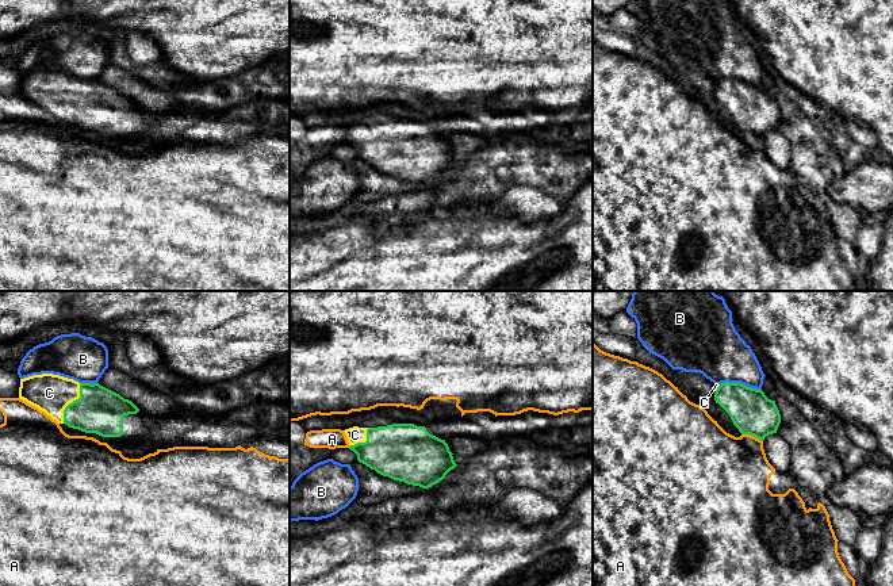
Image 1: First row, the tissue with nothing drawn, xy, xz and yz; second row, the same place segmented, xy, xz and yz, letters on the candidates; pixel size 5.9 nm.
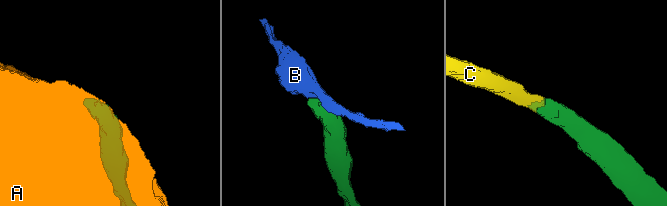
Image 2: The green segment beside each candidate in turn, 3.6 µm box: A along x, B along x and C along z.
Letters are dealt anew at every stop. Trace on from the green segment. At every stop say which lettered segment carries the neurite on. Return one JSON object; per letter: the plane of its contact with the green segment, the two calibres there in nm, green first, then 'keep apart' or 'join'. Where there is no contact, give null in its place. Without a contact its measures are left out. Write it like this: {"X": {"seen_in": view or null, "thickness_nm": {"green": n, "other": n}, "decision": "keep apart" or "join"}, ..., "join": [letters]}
{"A": {"seen_in": "yz", "thickness_nm": {"green": 260, "other": 420}, "decision": "keep apart"}, "B": {"seen_in": "yz", "thickness_nm": {"green": 260, "other": 320}, "decision": "keep apart"}, "C": {"seen_in": "xy", "thickness_nm": {"green": 280, "other": 220}, "decision": "join"}, "join": ["C"]}

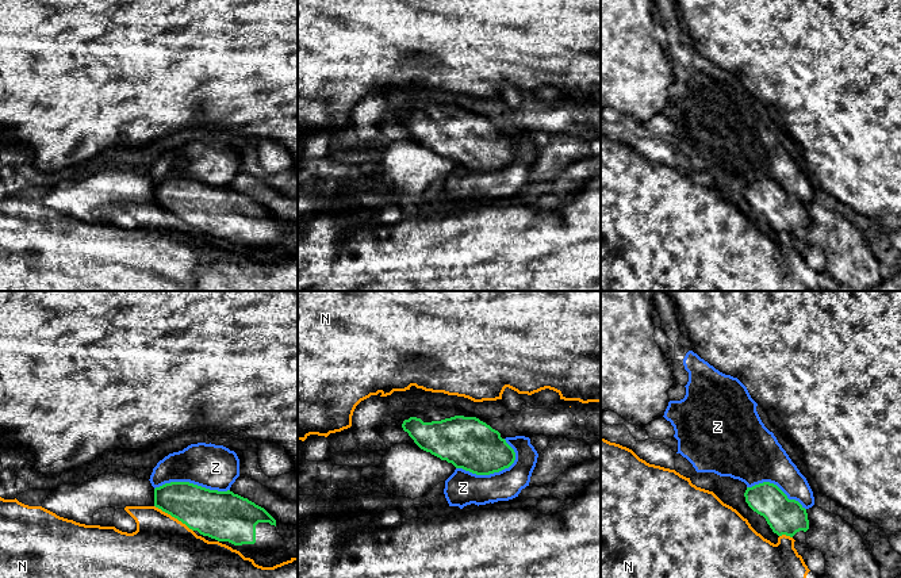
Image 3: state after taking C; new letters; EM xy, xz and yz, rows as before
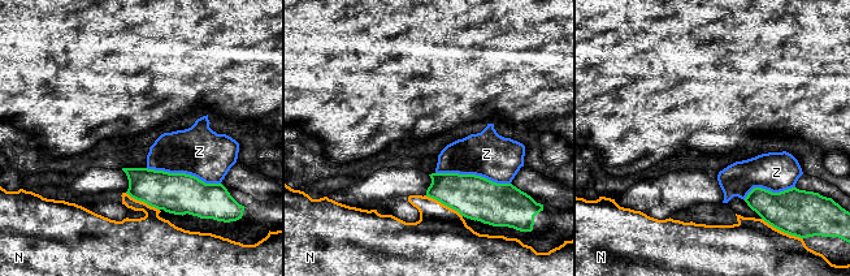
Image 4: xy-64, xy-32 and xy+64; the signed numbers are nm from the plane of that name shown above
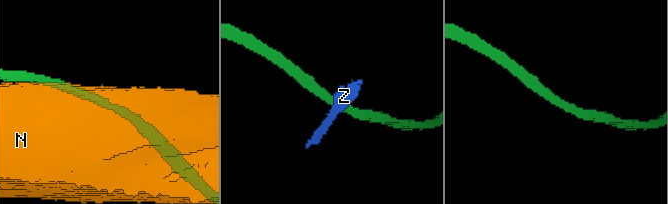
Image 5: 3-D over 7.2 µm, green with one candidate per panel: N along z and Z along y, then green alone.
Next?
{"N": {"seen_in": "xy", "thickness_nm": {"green": 280, "other": 360}, "decision": "keep apart"}, "Z": {"seen_in": "xz", "thickness_nm": {"green": 300, "other": 200}, "decision": "keep apart"}, "join": []}

